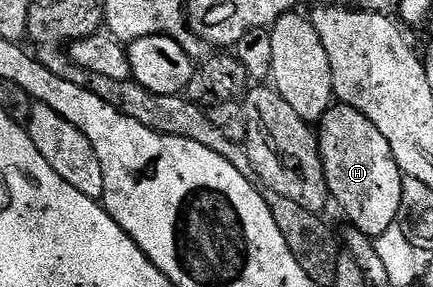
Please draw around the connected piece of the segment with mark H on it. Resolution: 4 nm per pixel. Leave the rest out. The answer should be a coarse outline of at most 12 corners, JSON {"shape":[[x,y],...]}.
{"shape":[[332,107],[317,128],[330,195],[379,237],[403,207],[385,134]]}

